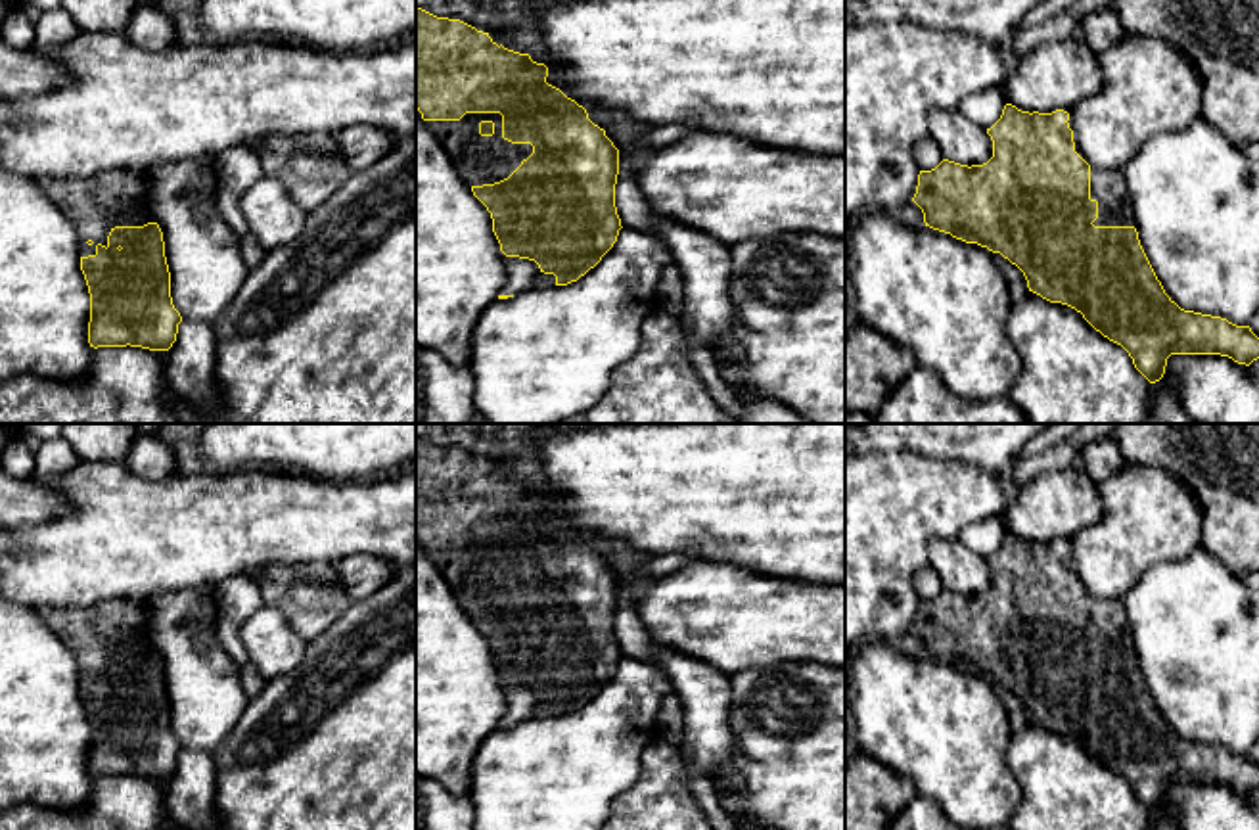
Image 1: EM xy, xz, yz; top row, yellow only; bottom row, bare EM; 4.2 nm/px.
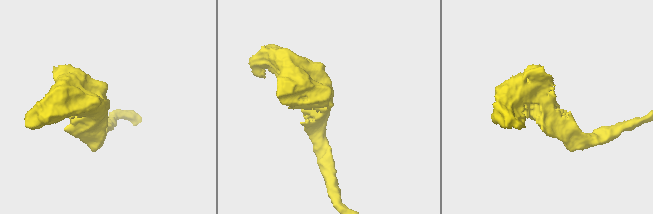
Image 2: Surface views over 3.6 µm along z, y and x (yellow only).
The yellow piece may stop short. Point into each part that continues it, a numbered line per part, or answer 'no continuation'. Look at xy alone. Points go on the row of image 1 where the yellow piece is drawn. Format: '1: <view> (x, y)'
1: xy (117, 198)

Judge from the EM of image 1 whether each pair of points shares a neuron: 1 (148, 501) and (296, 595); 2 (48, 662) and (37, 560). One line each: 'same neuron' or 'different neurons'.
1: different neurons
2: different neurons

